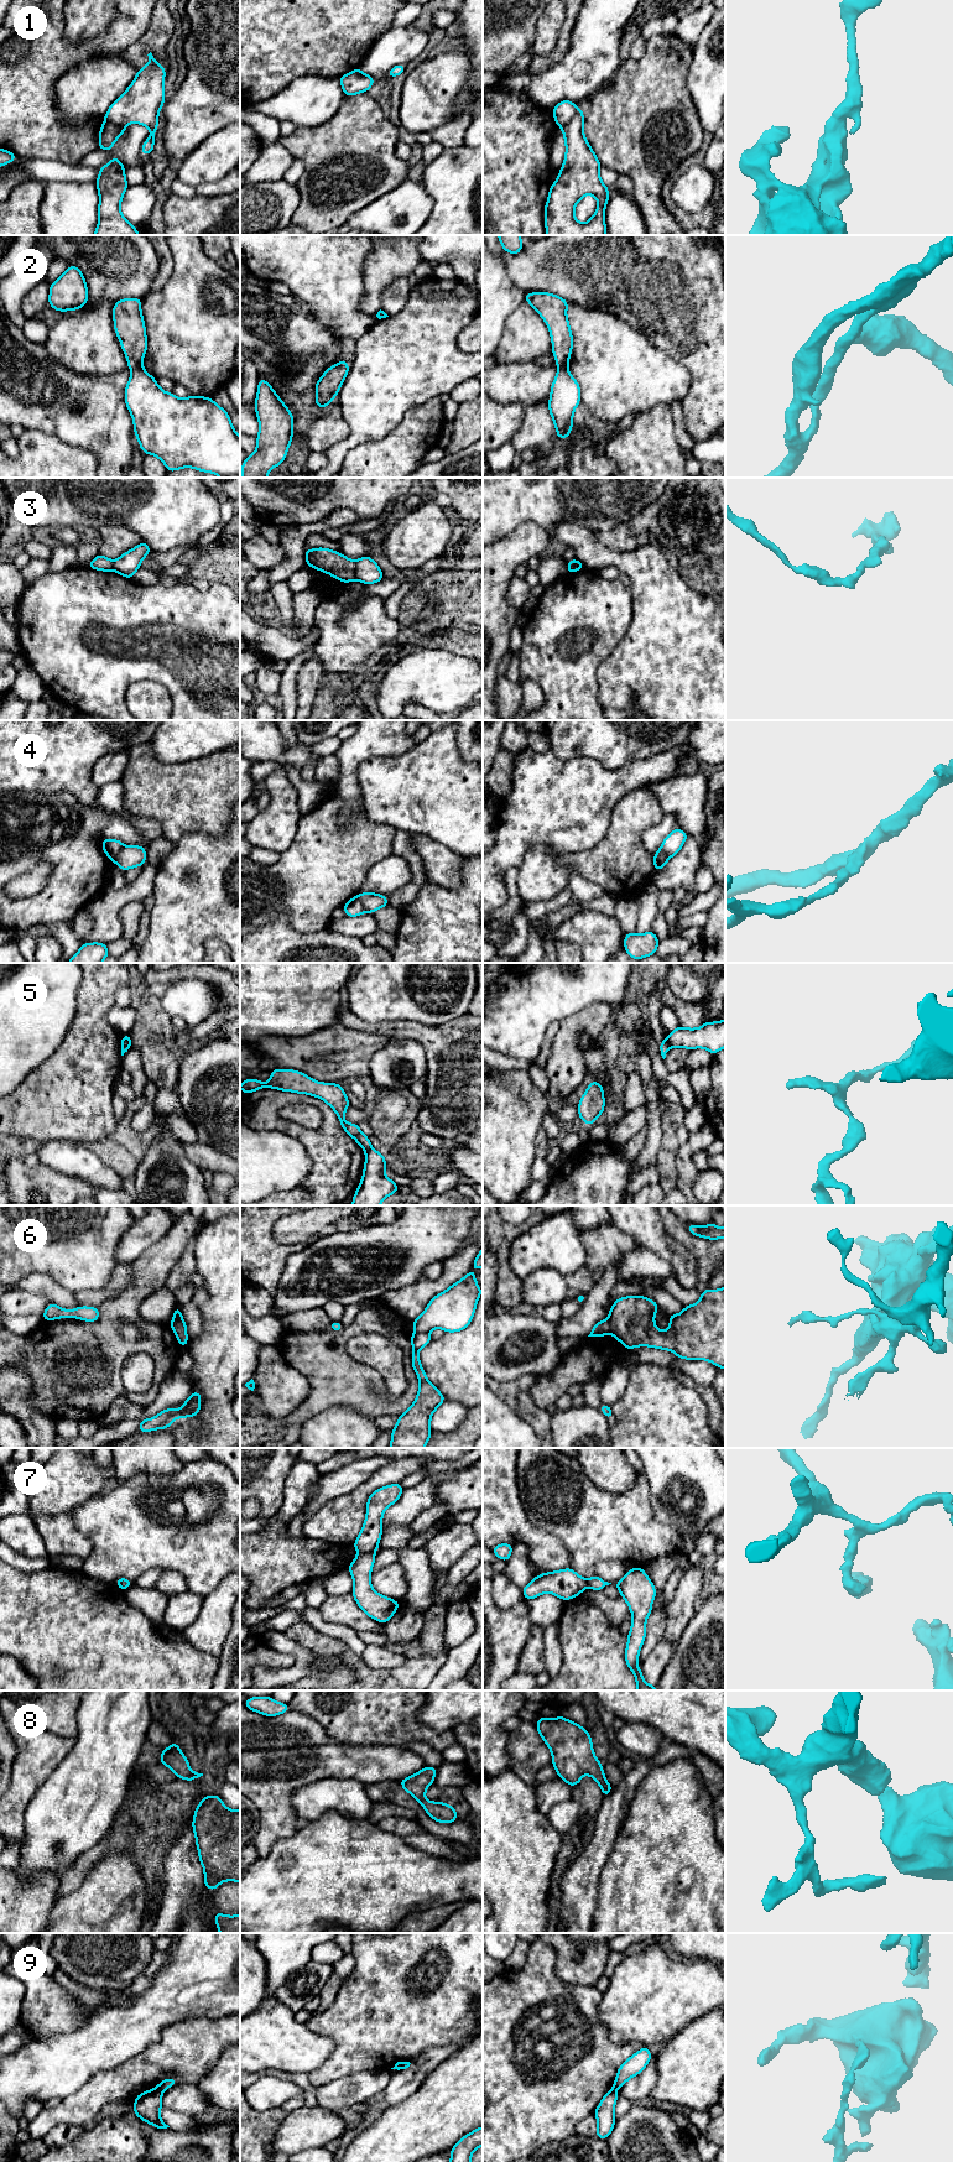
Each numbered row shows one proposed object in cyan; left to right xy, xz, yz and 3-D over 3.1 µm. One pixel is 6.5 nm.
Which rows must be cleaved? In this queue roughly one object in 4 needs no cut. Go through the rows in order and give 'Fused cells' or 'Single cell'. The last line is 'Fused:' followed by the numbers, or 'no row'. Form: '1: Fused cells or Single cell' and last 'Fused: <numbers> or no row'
1: Fused cells
2: Fused cells
3: Fused cells
4: Fused cells
5: Fused cells
6: Fused cells
7: Fused cells
8: Single cell
9: Fused cells
Fused: 1, 2, 3, 4, 5, 6, 7, 9

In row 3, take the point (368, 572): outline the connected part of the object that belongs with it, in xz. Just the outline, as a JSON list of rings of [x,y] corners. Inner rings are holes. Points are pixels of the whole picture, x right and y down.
[[[366,554],[356,561],[355,579],[370,585],[382,580],[384,574],[377,563]]]

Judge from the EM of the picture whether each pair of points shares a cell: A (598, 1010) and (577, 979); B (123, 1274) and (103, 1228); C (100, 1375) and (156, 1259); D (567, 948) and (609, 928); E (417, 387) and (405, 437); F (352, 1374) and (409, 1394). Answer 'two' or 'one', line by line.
A: two
B: two
C: one
D: two
E: two
F: one

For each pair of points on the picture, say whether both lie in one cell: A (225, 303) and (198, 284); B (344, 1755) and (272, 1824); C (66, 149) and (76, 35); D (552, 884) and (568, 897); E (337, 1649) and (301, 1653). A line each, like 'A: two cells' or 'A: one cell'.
A: one cell
B: one cell
C: two cells
D: two cells
E: two cells

